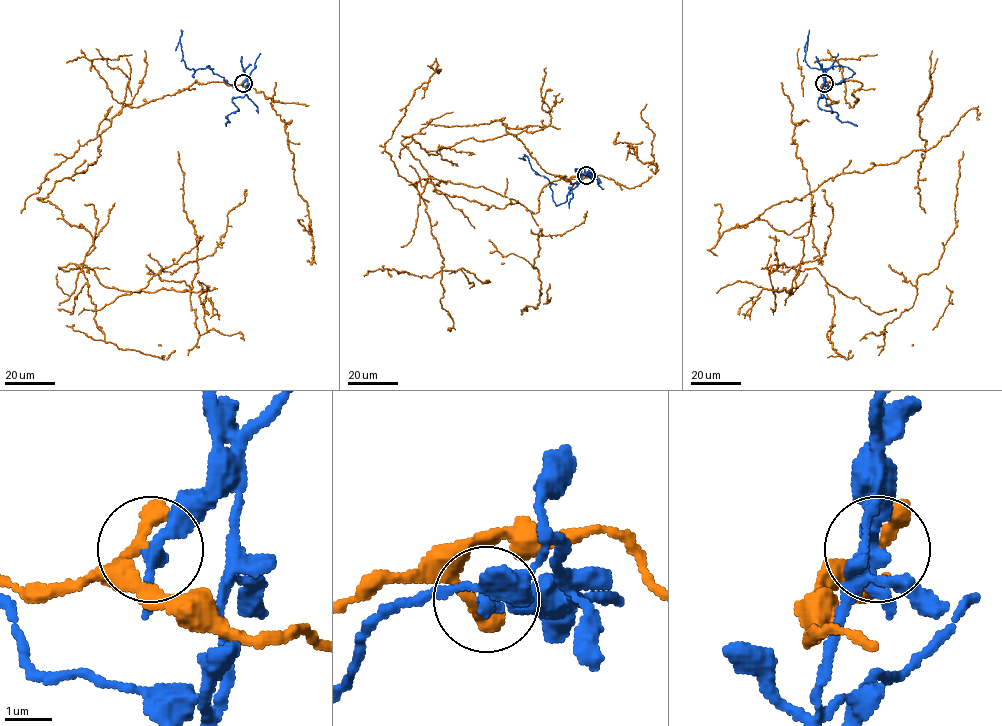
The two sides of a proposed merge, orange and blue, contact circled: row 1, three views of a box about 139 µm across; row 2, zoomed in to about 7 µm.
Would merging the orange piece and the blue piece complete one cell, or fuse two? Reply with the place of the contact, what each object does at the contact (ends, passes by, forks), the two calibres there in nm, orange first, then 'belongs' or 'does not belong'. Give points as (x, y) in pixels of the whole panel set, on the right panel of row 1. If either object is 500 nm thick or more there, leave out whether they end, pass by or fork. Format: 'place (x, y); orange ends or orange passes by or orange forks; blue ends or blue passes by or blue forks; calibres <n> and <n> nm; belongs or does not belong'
place (824, 83); orange passes by; blue passes by; calibres 220 and 300 nm; does not belong

